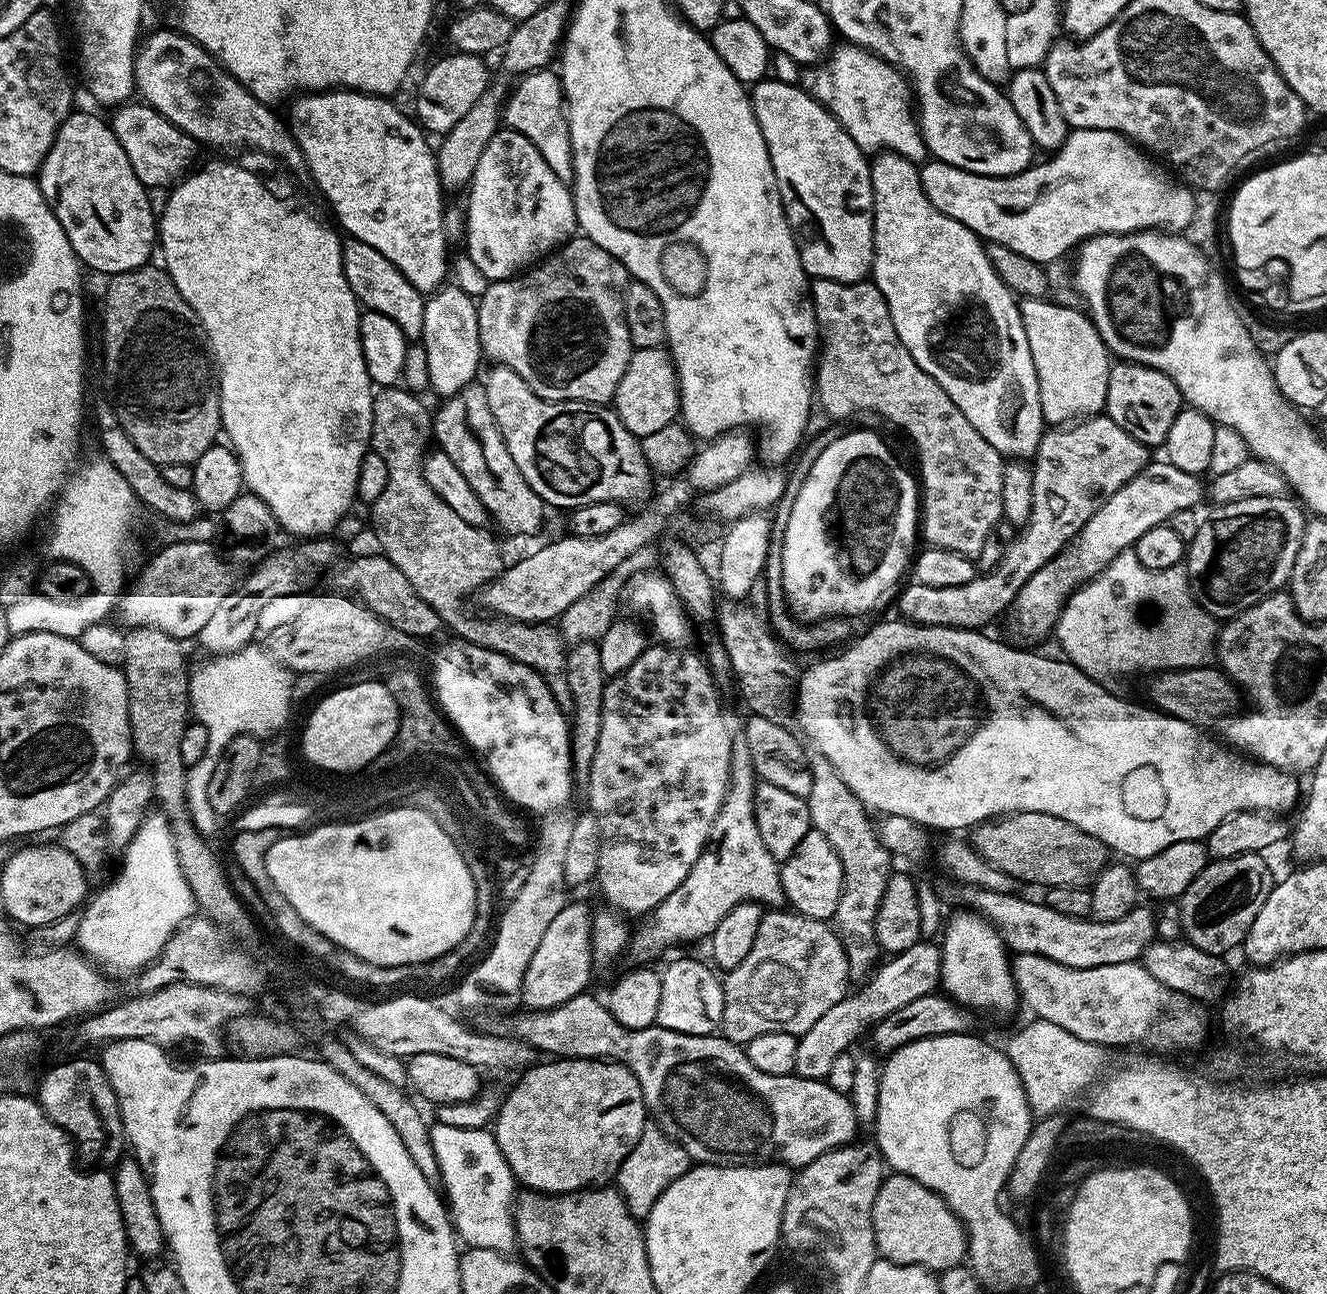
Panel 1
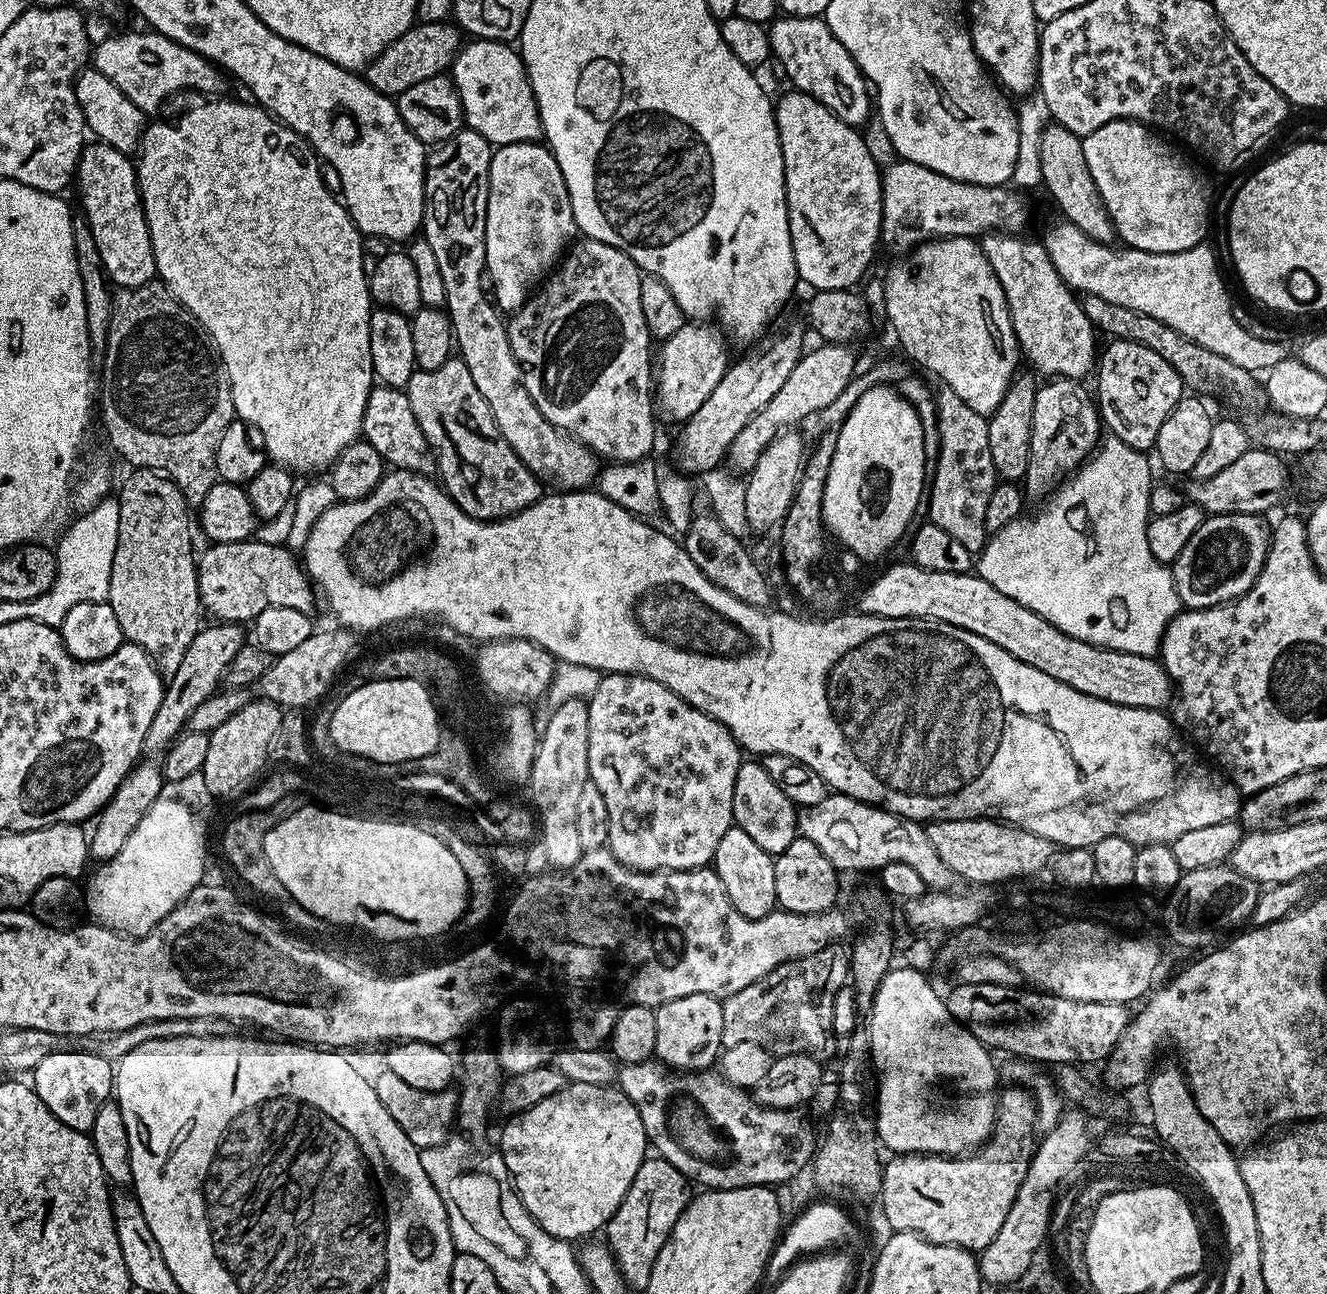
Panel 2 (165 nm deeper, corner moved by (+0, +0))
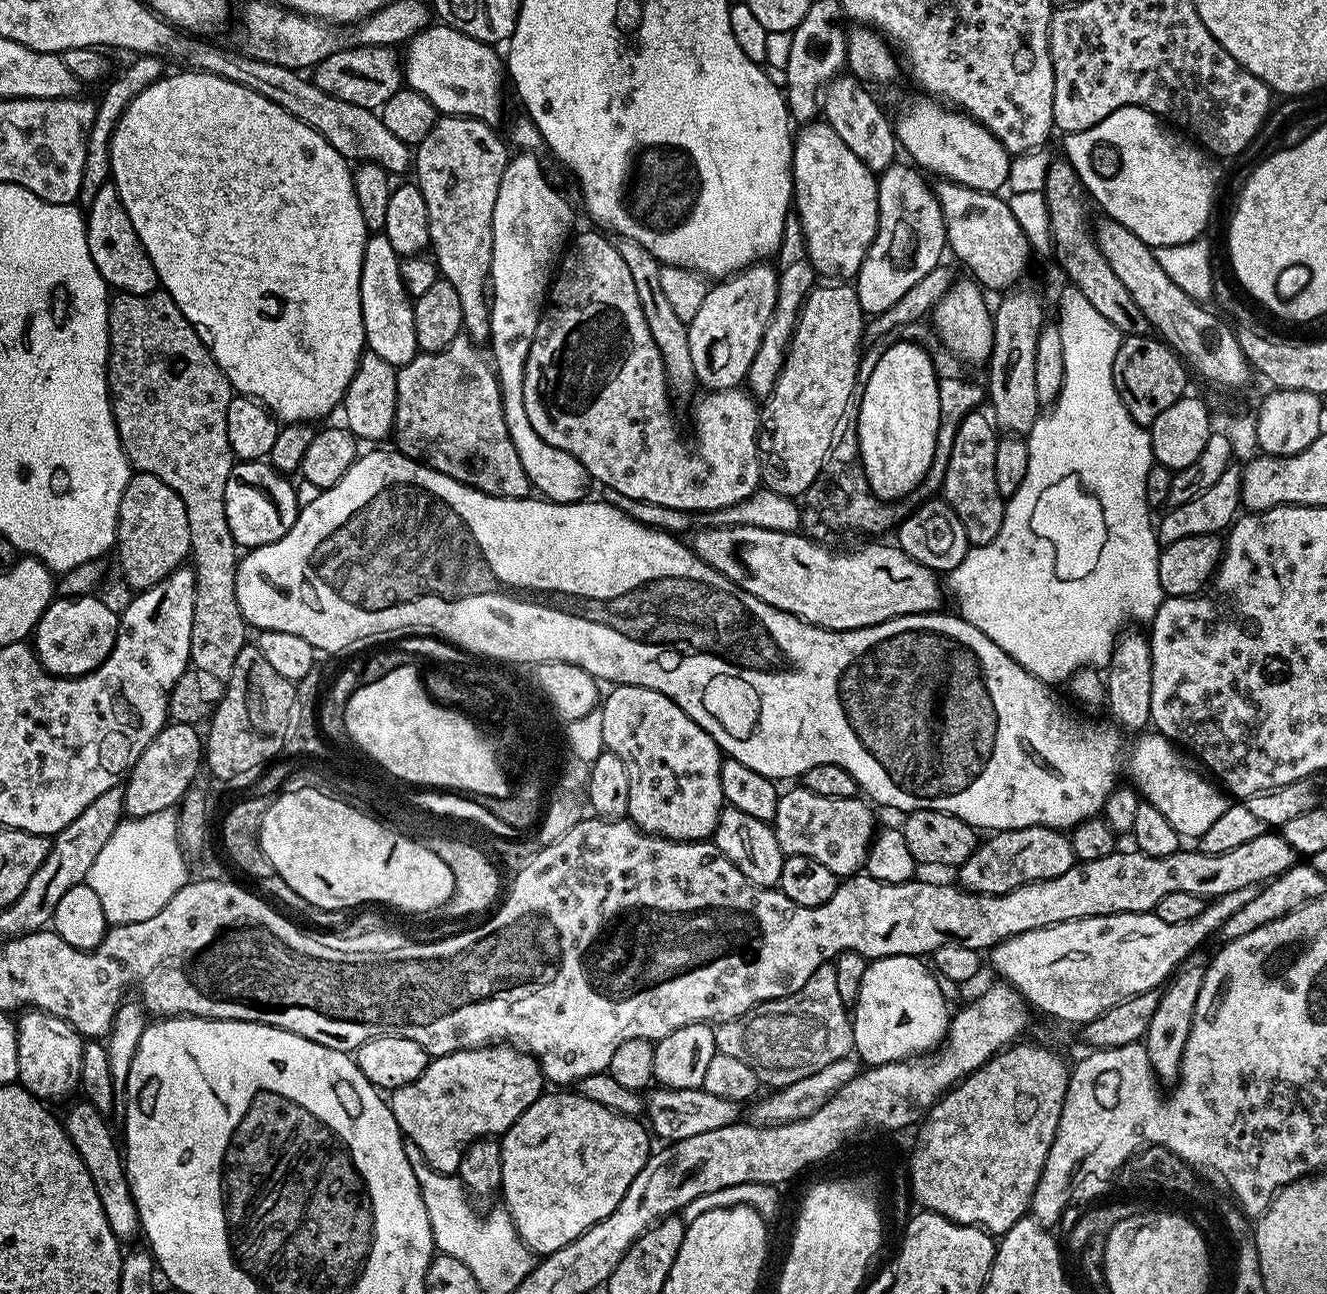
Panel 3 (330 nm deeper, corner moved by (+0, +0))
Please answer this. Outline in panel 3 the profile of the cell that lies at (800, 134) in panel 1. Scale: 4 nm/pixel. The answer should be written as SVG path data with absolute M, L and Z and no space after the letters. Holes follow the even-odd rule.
M812 122L797 131L792 145L792 190L794 208L804 227L806 250L817 273L824 276L855 277L866 258L872 239L876 237L878 210L877 177L851 152L850 146L826 122Z

